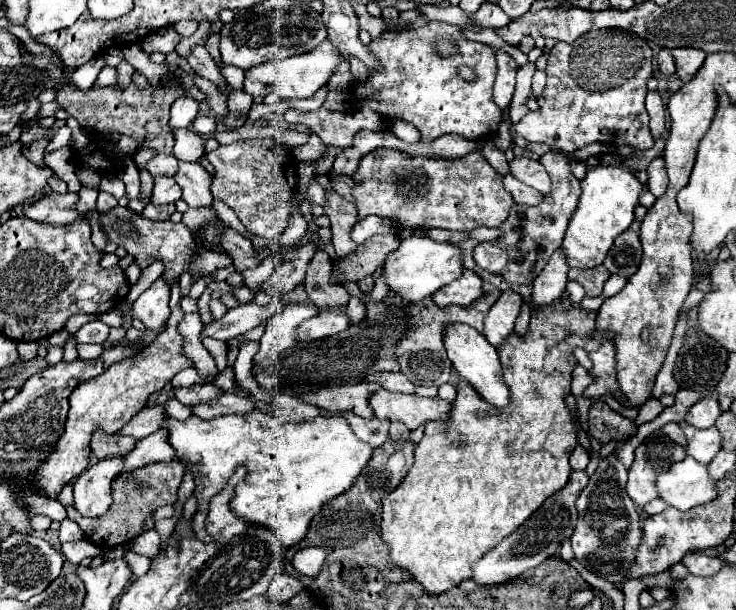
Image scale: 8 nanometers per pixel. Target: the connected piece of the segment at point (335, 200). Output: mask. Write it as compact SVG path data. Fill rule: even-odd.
M327 192L325 214L331 220L336 255L342 258L354 252L357 244L351 240L351 230L357 222L357 208L351 202L343 202L343 198L339 198L339 194Z

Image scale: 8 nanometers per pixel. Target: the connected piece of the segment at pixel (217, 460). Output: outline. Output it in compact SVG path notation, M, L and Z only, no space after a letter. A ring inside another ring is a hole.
M261 410L247 416L219 416L211 422L199 416L187 422L167 416L163 428L171 430L171 446L195 474L201 502L193 530L199 540L211 540L203 528L207 502L229 482L237 464L245 466L249 476L235 488L231 510L273 528L283 546L295 546L305 538L309 522L321 512L321 506L345 494L373 456L373 448L353 434L347 418L337 414L319 414L305 422L281 422L275 414Z

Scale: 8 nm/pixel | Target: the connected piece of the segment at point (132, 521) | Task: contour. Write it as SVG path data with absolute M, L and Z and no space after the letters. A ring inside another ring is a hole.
M179 460L153 462L143 468L123 472L113 480L113 504L109 506L107 514L103 514L101 518L87 518L87 516L79 514L79 510L73 504L69 504L67 516L79 524L79 528L85 532L85 540L99 546L101 550L125 546L143 530L147 516L155 508L177 502L177 488L183 480L183 474L185 474L185 470Z

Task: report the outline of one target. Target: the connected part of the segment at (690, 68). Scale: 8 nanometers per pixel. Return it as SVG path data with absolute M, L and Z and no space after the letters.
M675 48L675 50L671 50L671 54L677 64L677 76L683 82L689 82L705 60L703 50L697 50L697 48Z

